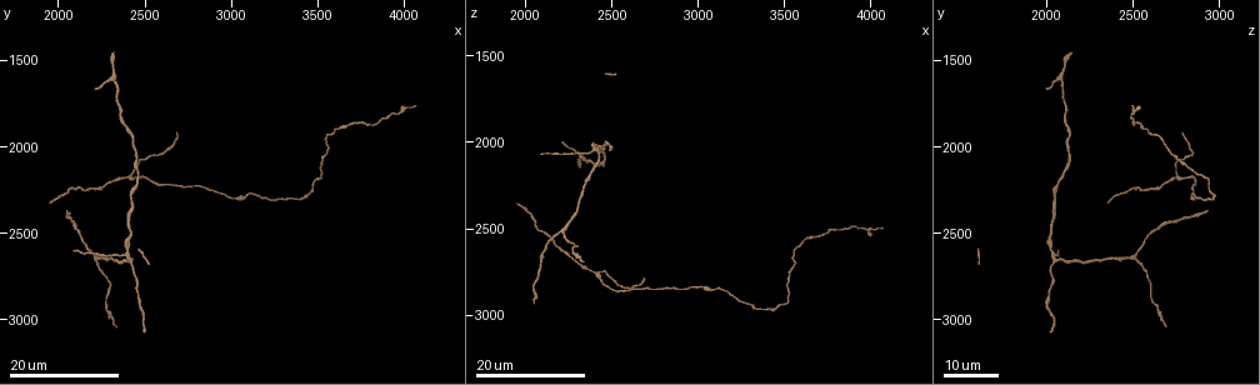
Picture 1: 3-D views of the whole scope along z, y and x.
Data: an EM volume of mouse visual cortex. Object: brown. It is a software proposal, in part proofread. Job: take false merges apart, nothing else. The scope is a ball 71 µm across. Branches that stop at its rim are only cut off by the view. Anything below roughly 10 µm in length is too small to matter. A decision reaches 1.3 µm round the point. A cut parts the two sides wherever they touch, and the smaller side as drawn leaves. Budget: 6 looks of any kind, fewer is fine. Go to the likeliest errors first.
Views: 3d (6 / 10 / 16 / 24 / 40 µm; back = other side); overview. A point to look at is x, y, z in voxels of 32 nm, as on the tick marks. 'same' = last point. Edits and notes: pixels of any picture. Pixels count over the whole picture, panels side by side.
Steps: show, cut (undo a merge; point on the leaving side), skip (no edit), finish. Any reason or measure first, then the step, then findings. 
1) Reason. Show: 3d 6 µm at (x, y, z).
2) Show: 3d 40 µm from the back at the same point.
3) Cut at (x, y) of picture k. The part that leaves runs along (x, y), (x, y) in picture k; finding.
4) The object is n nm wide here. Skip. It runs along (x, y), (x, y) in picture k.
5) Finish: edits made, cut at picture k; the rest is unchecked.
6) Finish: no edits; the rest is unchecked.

Three-way junction. Show: 3d 24 µm at (2420, 2680, 2040).

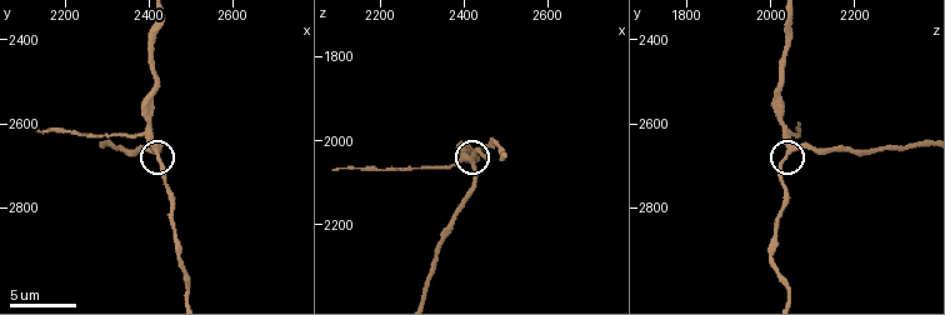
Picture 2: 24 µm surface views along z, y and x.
Show: 3d 10 µm at (2420, 2655, 2040).

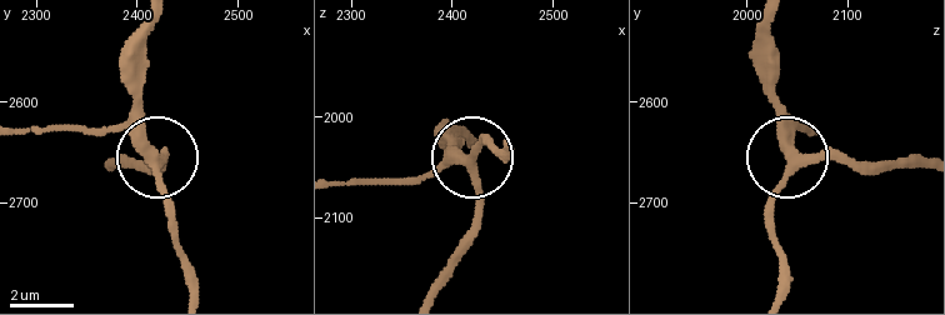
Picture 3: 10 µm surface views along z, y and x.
The side arm is 15 µm long; 3 arms meet here. Skip. Continuous, no second neuron.

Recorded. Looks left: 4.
Arms part here. Show: 3d 16 µm at (2220, 2660, 2500).

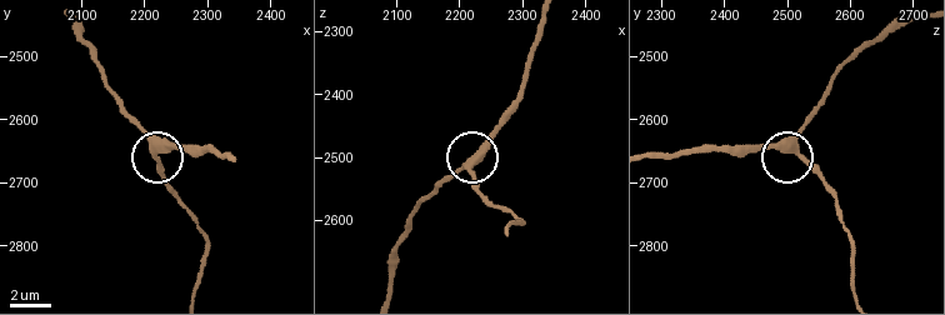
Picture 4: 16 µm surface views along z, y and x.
Show: 3d 6 µm at (2230, 2650, 2510).

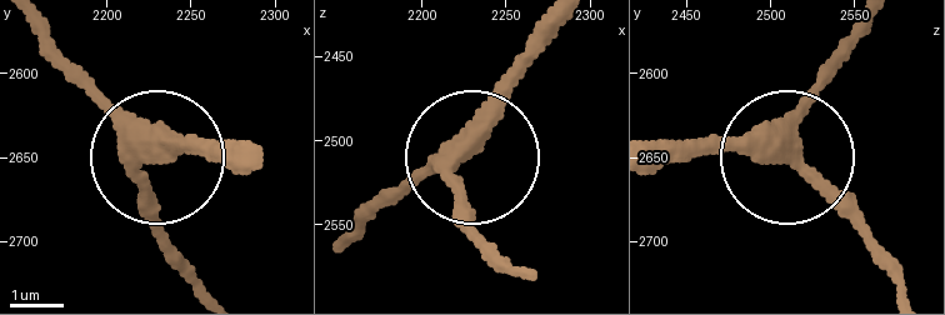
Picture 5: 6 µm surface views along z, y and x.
Show: 3d 6 µm from the back at (2224, 2648, 2504).

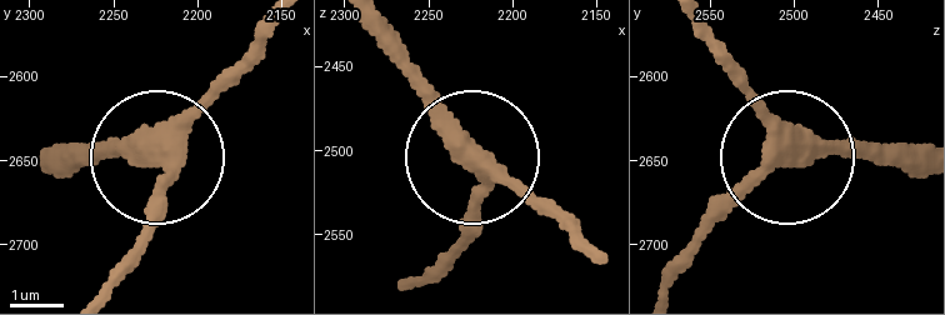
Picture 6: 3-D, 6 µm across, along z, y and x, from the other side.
3 arms meet here. Skip. One neuron here.

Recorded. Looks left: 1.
Finish: no edits; the rest is unchecked.

